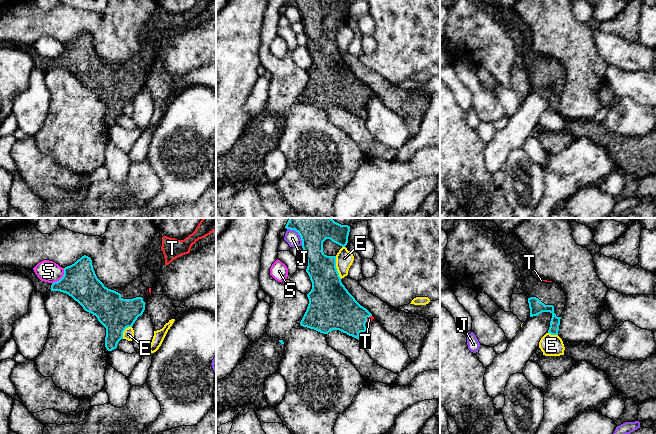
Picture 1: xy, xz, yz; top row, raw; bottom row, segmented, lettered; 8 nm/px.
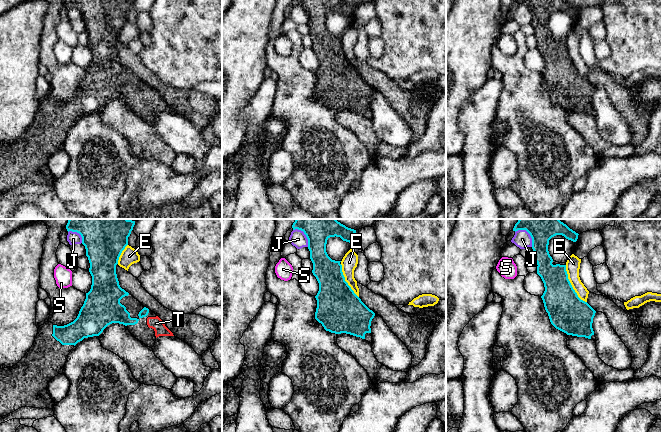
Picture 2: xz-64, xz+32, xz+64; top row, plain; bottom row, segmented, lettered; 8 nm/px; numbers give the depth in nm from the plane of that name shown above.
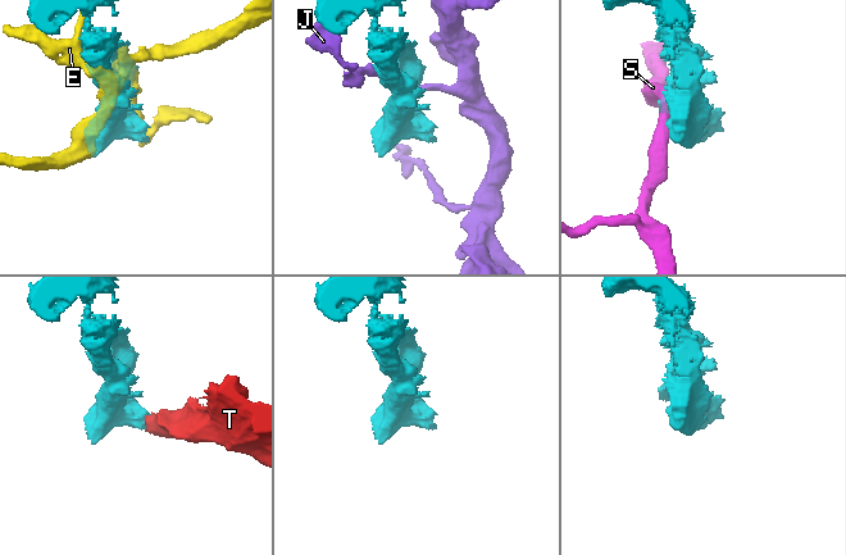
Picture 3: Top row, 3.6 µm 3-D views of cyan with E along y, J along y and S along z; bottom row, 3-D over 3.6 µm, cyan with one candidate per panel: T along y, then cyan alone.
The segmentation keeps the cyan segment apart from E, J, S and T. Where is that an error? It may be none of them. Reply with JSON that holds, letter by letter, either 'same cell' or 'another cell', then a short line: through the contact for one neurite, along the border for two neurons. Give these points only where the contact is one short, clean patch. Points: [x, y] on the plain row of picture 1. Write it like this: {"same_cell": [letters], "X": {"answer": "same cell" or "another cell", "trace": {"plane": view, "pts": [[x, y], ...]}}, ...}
{"same_cell": ["T"], "E": {"answer": "another cell"}, "J": {"answer": "another cell"}, "S": {"answer": "another cell"}, "T": {"answer": "same cell", "trace": {"plane": "xz", "pts": [[337, 85], [349, 93], [366, 94], [369, 95]]}}}

